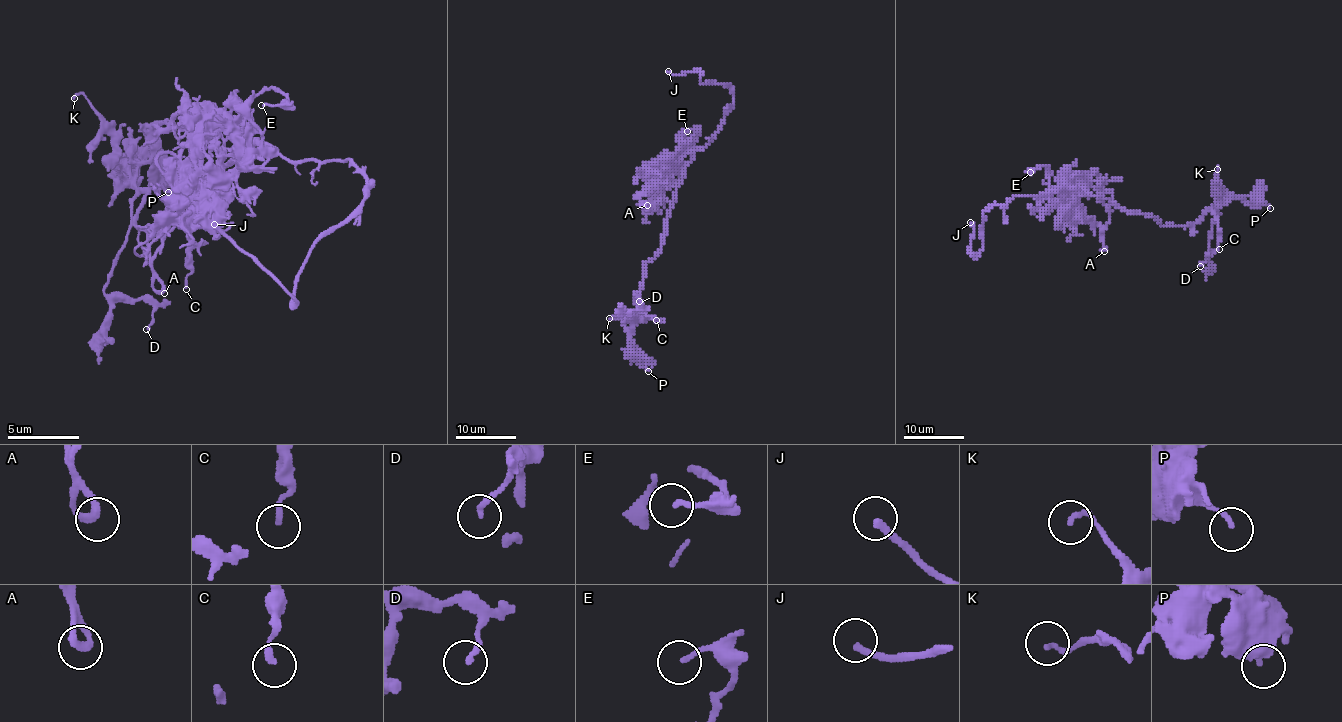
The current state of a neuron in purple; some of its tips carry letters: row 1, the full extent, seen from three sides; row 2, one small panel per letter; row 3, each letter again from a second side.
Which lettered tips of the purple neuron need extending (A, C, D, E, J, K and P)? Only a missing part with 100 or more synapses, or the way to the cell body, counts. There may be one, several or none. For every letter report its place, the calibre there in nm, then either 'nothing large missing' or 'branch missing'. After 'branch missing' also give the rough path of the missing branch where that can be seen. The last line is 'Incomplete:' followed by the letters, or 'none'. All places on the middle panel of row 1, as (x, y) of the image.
A: place (647, 205); calibre 300 nm; nothing large missing
C: place (656, 320); calibre 180 nm; nothing large missing
D: place (639, 301); calibre 200 nm; nothing large missing
E: place (687, 131); calibre 160 nm; nothing large missing
J: place (668, 71); calibre 240 nm; branch missing
K: place (609, 318); calibre 170 nm; nothing large missing
P: place (648, 371); calibre 140 nm; nothing large missing
Incomplete: J

